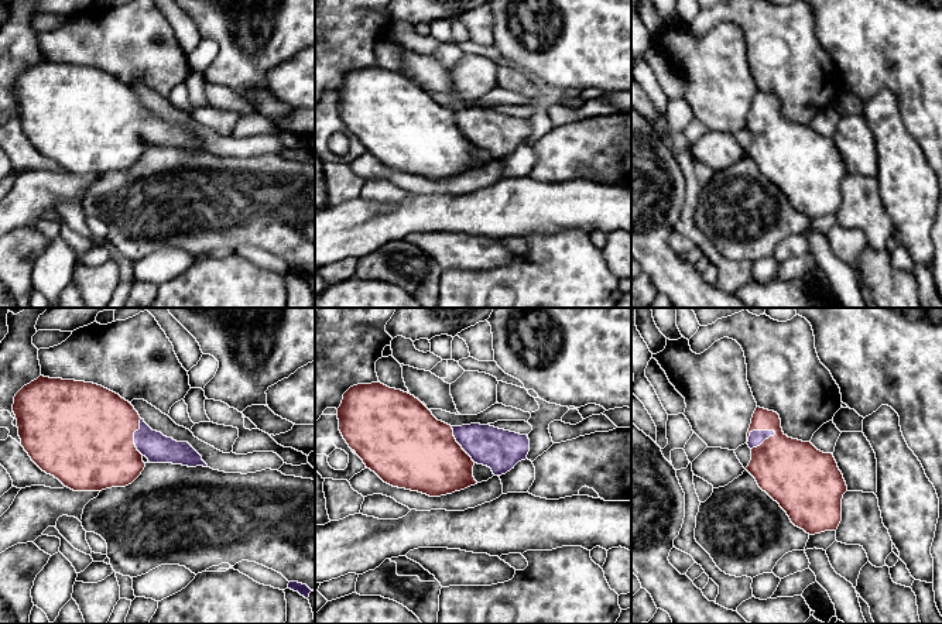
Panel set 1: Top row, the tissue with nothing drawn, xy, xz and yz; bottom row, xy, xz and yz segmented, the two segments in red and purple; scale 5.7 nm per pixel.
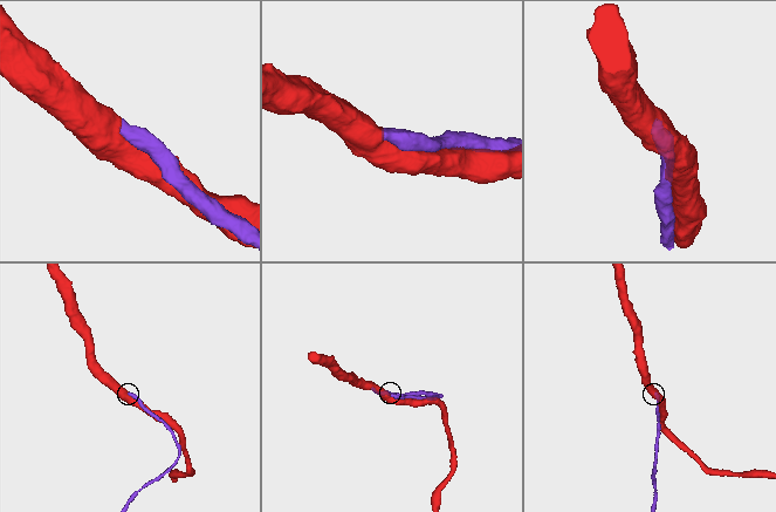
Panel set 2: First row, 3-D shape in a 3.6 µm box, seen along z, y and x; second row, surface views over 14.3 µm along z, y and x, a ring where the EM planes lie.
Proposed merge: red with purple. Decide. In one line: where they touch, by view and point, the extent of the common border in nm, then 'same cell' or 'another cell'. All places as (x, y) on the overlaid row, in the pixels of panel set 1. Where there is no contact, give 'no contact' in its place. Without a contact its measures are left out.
yz (764, 441) | 180 nm | same cell

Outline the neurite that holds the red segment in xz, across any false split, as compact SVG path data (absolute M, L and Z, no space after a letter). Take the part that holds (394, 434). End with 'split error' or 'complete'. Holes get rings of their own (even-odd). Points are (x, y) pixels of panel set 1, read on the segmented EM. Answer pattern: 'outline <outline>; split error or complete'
outline M357 384L350 387L338 408L339 431L352 450L384 483L441 497L477 484L473 466L483 464L494 476L501 476L527 459L527 435L490 425L470 424L451 426L438 421L414 395L384 384Z; split error

